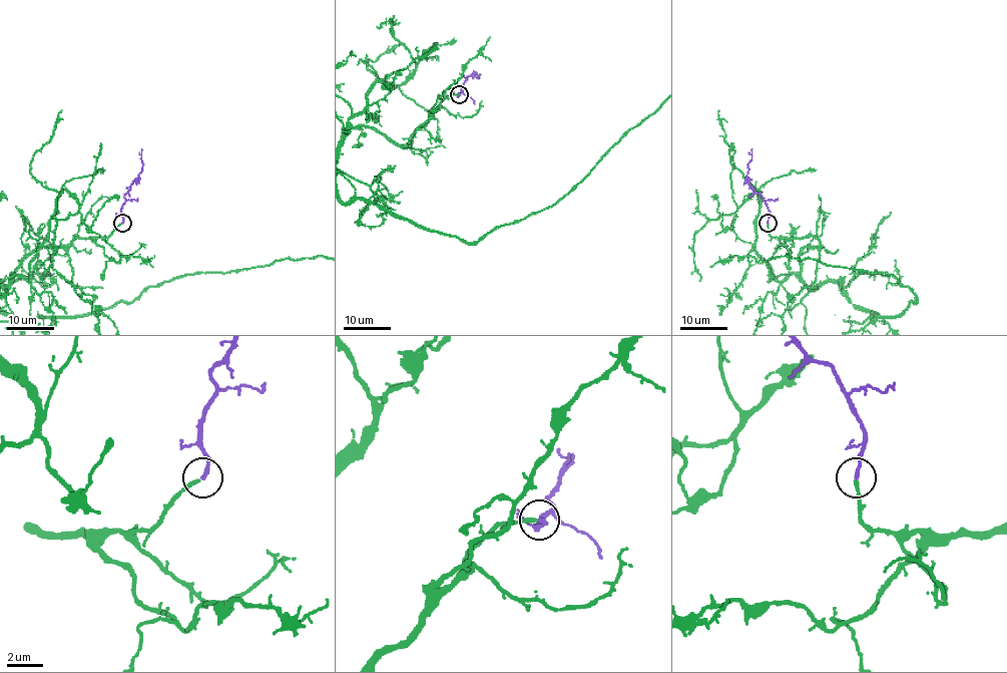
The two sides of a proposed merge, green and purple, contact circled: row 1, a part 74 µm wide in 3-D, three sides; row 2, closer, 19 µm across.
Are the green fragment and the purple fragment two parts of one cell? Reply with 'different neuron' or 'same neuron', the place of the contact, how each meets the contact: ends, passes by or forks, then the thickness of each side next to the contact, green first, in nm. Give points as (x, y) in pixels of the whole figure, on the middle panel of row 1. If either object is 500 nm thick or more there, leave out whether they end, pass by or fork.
same neuron | (459, 94) | green ends | purple ends | 200/220 nm

